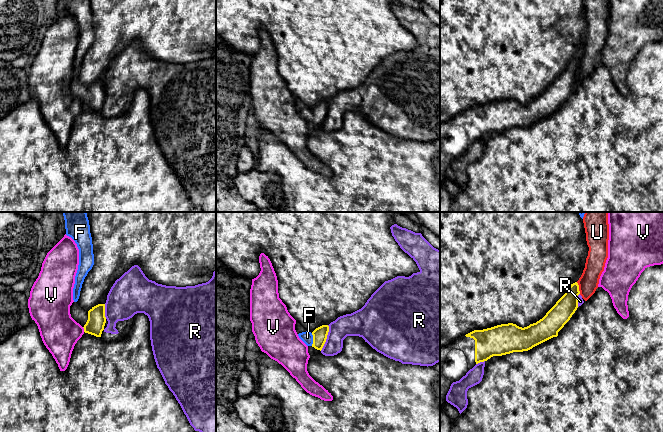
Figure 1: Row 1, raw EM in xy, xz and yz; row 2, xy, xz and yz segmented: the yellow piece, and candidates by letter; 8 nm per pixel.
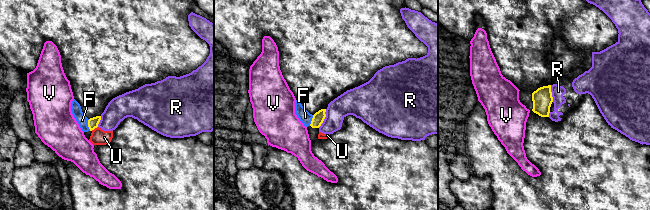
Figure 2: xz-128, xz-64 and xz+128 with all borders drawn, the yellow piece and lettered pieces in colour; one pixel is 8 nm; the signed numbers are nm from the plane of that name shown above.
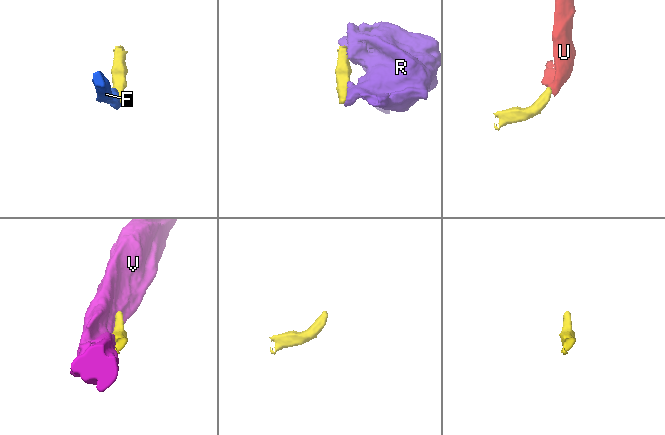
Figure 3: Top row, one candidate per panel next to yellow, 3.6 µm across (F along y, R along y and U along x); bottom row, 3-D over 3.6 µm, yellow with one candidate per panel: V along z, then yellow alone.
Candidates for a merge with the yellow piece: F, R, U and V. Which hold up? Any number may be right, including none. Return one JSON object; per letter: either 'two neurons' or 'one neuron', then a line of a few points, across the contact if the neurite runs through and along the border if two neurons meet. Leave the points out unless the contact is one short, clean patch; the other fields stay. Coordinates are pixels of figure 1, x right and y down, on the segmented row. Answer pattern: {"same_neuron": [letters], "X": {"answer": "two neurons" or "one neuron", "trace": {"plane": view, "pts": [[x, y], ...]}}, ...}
{"same_neuron": ["F"], "F": {"answer": "one neuron", "trace": {"plane": "xz", "pts": [[319, 334], [313, 339], [307, 337]]}}, "R": {"answer": "two neurons"}, "U": {"answer": "two neurons", "trace": {"plane": "yz", "pts": [[576, 282], [580, 293]]}}, "V": {"answer": "two neurons"}}

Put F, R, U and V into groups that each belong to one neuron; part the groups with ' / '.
F / R U / V

